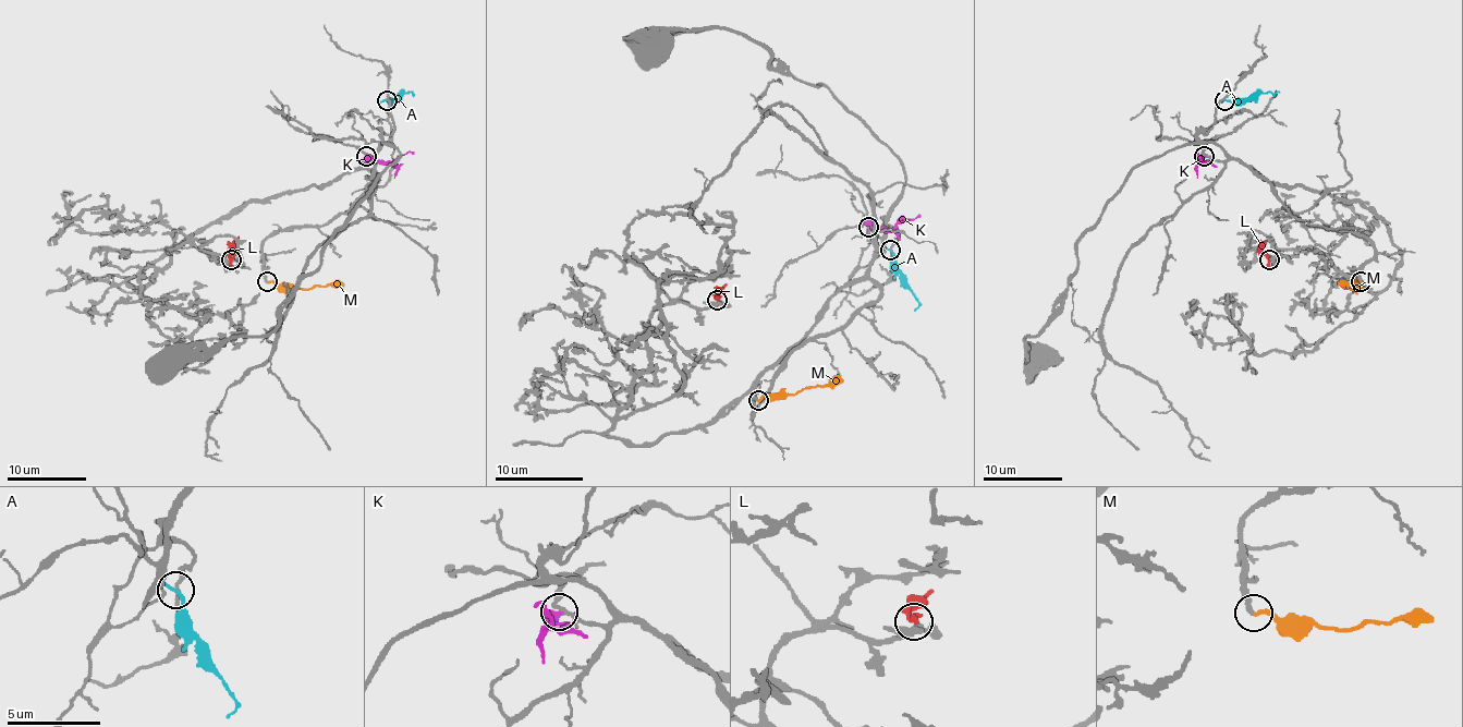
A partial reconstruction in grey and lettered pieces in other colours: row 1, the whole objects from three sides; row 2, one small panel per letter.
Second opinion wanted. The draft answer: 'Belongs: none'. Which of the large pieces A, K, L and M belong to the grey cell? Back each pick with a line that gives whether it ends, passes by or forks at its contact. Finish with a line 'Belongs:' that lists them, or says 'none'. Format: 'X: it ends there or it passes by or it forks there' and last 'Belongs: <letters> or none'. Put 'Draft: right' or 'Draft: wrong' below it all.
Belongs: none
Draft: right

